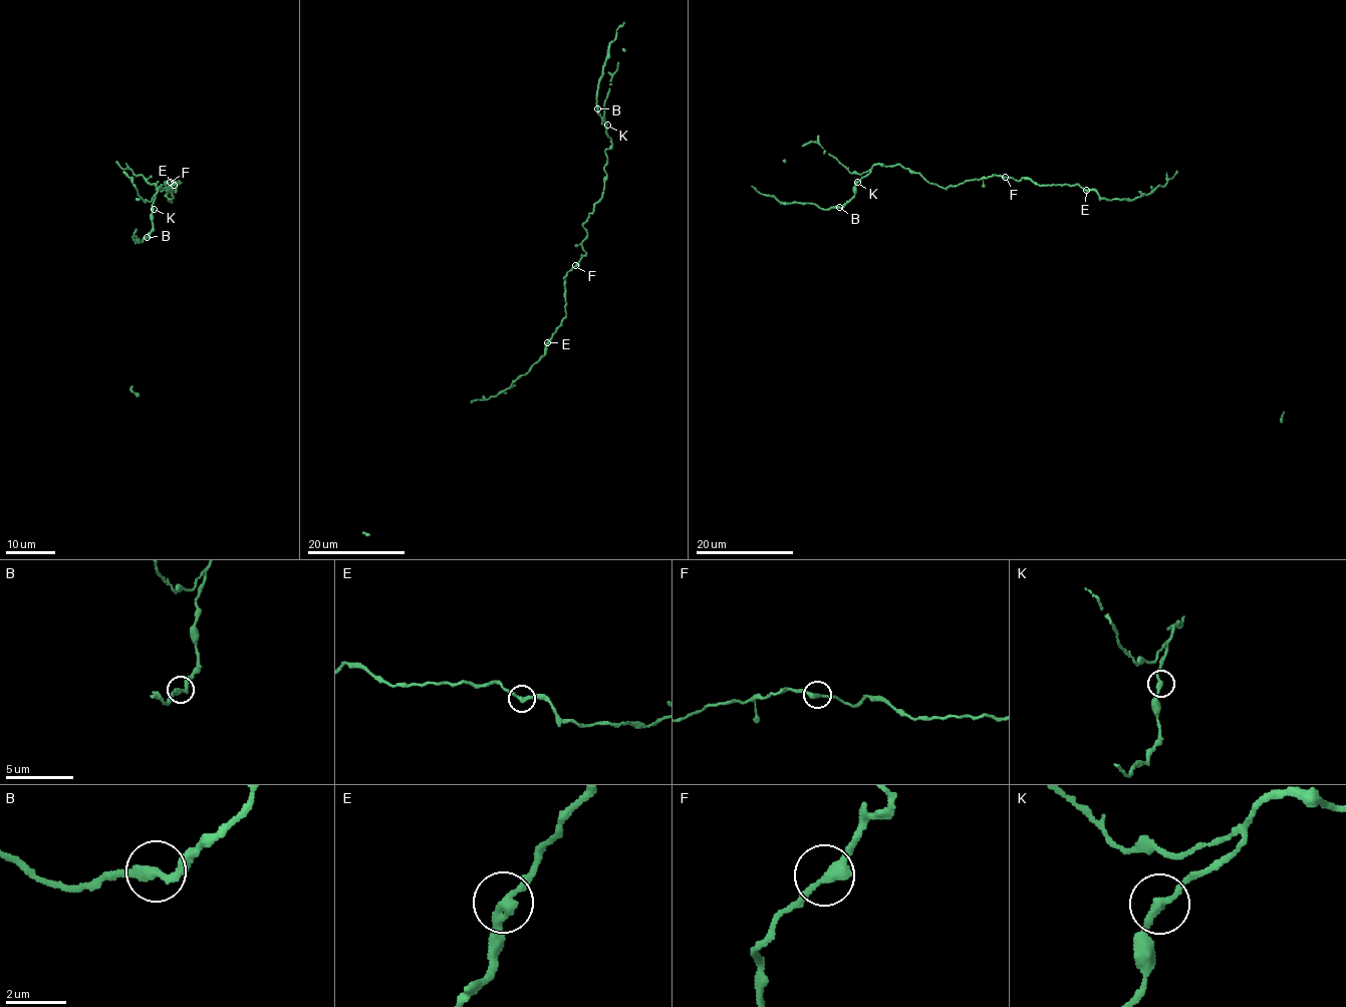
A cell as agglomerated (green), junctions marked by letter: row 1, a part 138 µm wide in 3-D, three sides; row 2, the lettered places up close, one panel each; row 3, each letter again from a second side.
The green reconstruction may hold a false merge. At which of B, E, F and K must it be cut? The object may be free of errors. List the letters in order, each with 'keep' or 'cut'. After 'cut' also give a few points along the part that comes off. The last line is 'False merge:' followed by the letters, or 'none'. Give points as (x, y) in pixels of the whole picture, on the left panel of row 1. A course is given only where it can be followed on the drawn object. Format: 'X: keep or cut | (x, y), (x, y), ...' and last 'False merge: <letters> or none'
B: keep
E: keep
F: keep
K: keep
False merge: none

